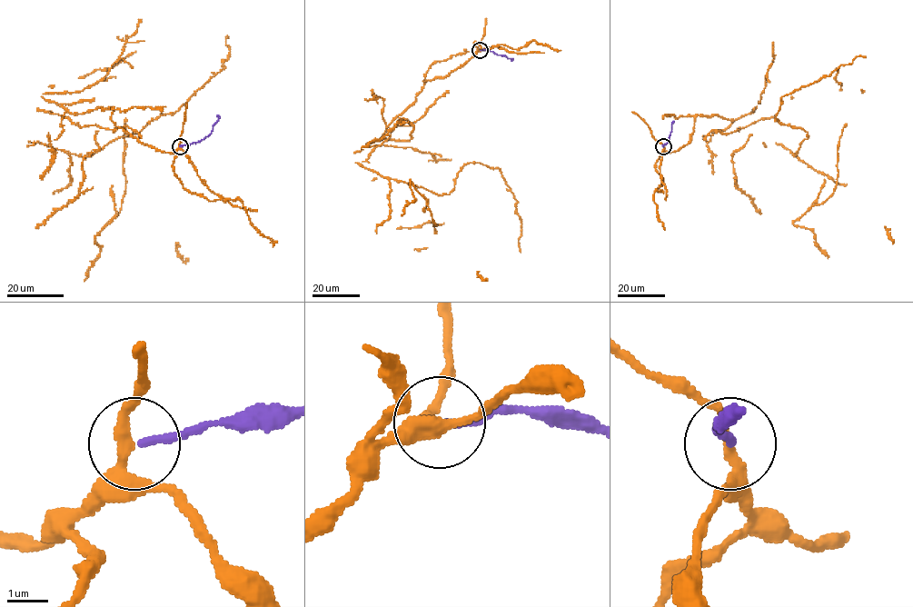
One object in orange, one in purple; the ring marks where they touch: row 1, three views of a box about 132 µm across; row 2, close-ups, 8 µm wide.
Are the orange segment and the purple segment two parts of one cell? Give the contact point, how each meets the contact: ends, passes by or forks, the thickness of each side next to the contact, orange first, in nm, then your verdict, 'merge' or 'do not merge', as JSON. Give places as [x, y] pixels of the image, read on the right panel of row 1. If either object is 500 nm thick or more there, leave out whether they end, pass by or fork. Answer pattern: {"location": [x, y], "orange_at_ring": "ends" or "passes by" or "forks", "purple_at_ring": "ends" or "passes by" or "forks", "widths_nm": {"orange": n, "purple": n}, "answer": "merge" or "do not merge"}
{"location": [663, 146], "orange_at_ring": "passes by", "purple_at_ring": "ends", "widths_nm": {"orange": 240, "purple": 180}, "answer": "do not merge"}

